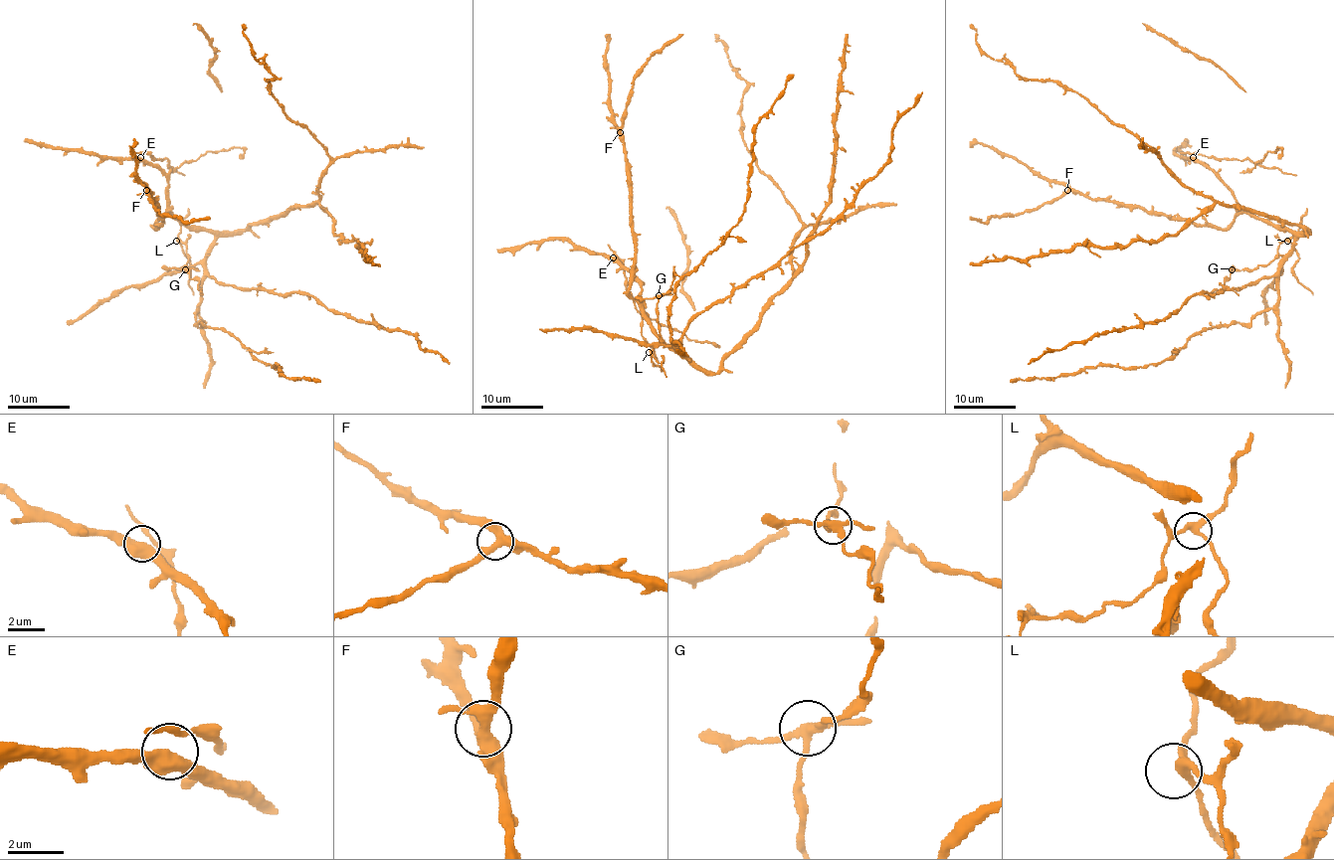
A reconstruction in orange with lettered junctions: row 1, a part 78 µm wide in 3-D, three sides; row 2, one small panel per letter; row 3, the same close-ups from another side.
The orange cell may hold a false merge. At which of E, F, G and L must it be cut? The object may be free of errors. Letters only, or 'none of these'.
G

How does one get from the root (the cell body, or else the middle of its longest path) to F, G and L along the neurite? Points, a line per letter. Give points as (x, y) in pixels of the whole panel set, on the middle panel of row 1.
F: (686, 358), (678, 355), (657, 333), (645, 310), (627, 292), (635, 251), (631, 178), (620, 132)
G: (686, 358), (662, 341), (660, 344), (659, 296)
L: (686, 358), (662, 341), (649, 352)

